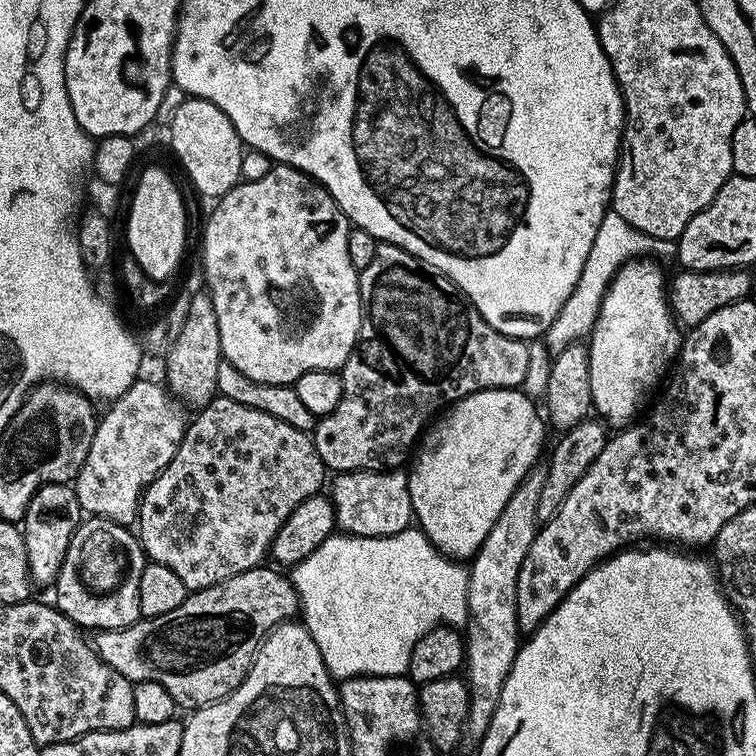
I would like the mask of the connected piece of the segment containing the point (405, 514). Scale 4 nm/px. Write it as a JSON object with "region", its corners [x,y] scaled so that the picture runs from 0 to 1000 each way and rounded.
{"region":[[[451,624],[437,647],[444,696],[462,709],[520,709],[536,704],[546,692],[540,624]]]}

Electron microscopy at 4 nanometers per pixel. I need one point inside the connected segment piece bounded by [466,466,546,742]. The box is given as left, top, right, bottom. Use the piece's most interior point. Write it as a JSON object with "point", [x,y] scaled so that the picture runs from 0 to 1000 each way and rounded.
{"point":[649,852]}

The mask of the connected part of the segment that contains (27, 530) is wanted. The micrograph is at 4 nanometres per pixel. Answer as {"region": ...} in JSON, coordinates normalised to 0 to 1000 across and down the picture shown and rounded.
{"region":[[[58,640],[48,649],[45,659],[40,659],[37,677],[29,689],[29,702],[44,774],[67,774],[73,769],[77,754],[82,754],[82,738],[93,722],[93,712],[98,712],[98,701],[107,687],[101,647],[90,640]]]}

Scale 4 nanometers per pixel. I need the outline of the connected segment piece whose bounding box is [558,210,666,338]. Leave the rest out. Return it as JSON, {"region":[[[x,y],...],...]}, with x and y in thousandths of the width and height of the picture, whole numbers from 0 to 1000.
{"region":[[[804,279],[796,288],[796,299],[791,299],[791,310],[786,310],[786,325],[780,325],[780,336],[775,336],[775,352],[770,352],[770,362],[765,362],[765,373],[749,394],[743,410],[738,410],[739,423],[770,423],[767,439],[774,447],[782,446],[783,434],[796,405],[796,394],[815,366],[815,358],[837,341],[860,341],[881,328],[880,319],[866,317],[864,312],[839,304],[831,294],[817,288],[817,283]]]}

